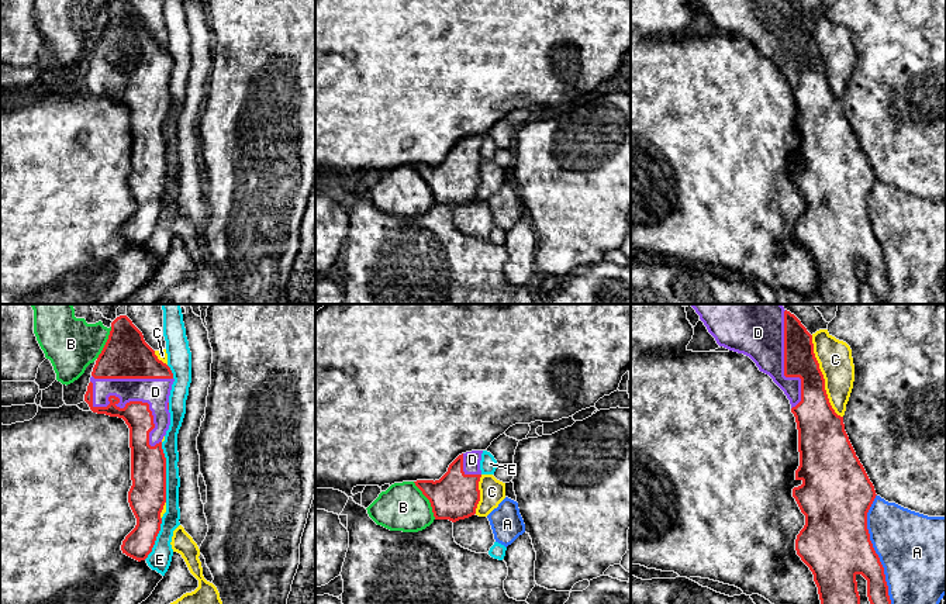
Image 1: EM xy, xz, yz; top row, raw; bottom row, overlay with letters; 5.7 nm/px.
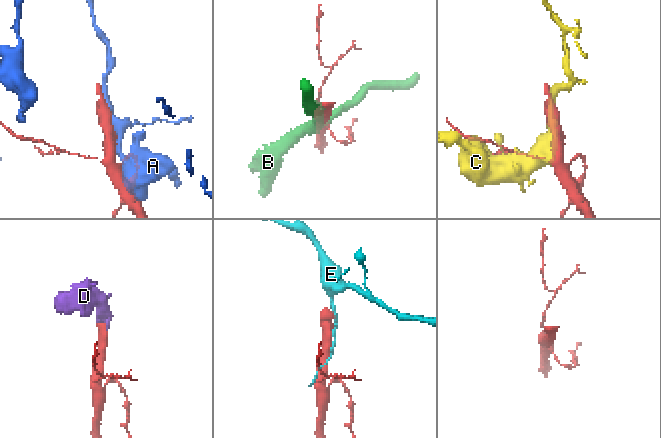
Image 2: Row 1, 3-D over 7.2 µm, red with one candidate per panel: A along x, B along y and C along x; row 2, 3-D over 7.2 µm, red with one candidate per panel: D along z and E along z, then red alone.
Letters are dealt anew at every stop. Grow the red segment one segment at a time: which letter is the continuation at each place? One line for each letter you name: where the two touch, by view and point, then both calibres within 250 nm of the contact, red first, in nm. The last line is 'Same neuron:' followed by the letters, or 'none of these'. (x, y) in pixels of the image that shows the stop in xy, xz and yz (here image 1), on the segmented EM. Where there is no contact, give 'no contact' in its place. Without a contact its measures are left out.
D: contact xy (128, 403); calibres 160 and 160 nm
Same neuron: D

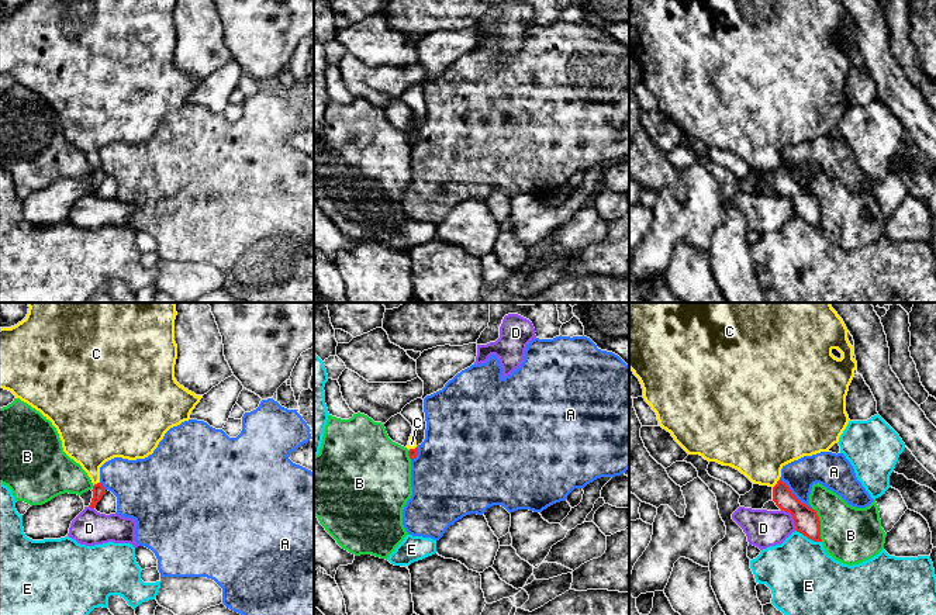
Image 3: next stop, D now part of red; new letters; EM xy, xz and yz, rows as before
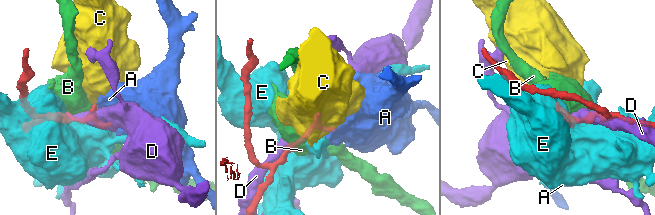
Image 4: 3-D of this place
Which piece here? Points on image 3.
Same neuron: none of these

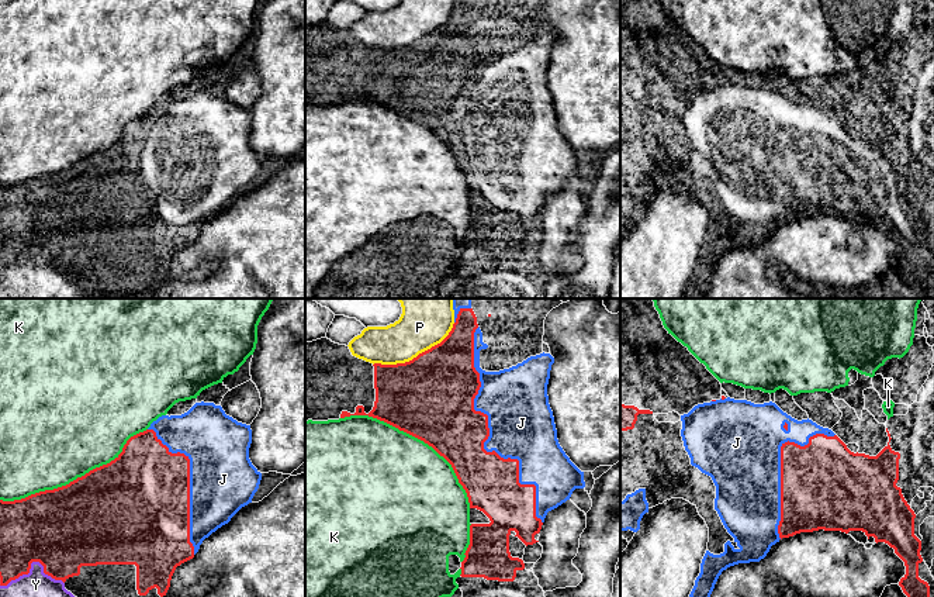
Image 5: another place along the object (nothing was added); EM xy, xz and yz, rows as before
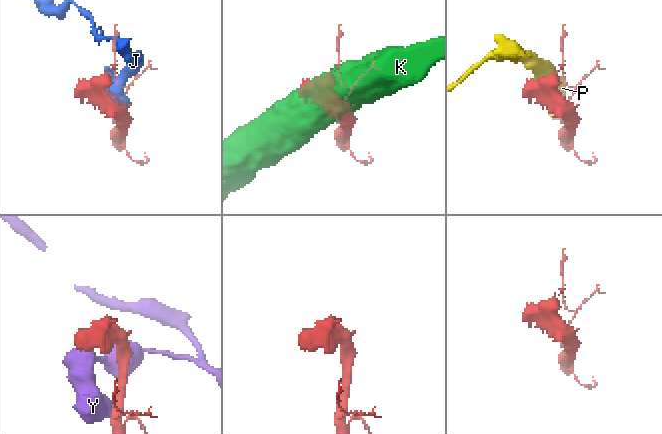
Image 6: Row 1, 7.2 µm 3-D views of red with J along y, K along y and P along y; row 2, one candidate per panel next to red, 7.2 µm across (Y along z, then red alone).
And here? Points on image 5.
J: contact xz (487, 438); calibres 340 and 380 nm
Same neuron: J

